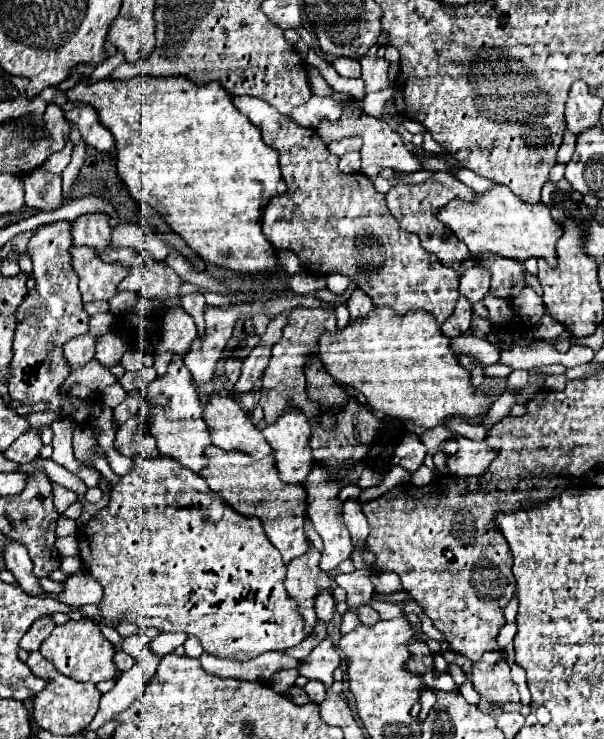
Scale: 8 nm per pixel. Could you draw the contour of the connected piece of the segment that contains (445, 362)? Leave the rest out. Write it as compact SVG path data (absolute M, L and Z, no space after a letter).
M373 307L367 319L357 319L335 333L323 331L319 337L317 355L329 375L335 377L337 383L363 393L373 411L381 411L397 419L409 419L415 425L423 425L425 429L441 425L451 415L477 417L487 413L491 405L485 395L477 393L469 383L469 371L459 365L457 357L449 349L449 339L441 333L439 323L435 323L435 315L427 315L427 311L409 311L399 315L391 311L391 307Z

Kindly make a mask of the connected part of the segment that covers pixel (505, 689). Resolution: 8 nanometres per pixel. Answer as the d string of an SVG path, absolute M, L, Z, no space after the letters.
M491 651L485 653L479 663L473 663L471 681L473 681L473 689L481 697L477 709L483 713L499 715L503 711L501 705L519 701L517 685L509 675L509 665L503 653Z

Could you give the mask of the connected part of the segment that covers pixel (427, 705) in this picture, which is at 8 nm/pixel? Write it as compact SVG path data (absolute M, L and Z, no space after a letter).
M428 689L423 691L420 697L420 705L421 705L421 711L419 713L419 719L418 721L422 722L425 720L425 717L427 717L429 711L431 710L431 707L435 704L436 697L434 694L434 690Z

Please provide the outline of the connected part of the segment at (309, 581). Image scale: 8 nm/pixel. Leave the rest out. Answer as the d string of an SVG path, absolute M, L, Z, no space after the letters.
M309 545L307 553L301 557L295 557L291 563L287 563L287 577L285 587L287 593L299 603L299 611L305 619L305 631L311 633L317 621L317 615L313 611L313 599L319 591L329 589L331 581L325 571L319 567L321 553Z

